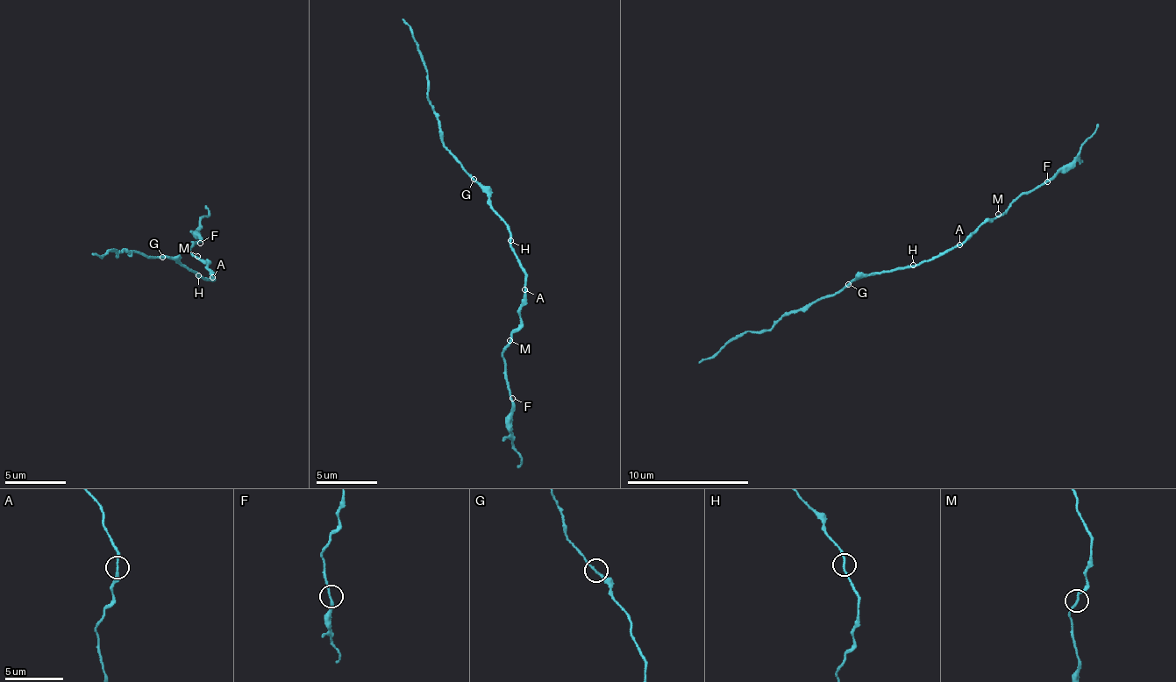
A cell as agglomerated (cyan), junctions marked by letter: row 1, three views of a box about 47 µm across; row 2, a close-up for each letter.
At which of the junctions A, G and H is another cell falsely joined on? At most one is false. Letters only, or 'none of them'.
A

